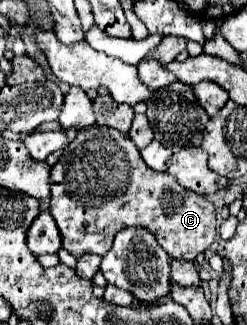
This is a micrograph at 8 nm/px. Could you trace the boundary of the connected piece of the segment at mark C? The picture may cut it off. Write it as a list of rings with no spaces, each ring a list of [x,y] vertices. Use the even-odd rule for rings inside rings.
[[[93,126],[79,130],[69,148],[61,154],[59,162],[51,168],[51,202],[49,212],[55,218],[59,232],[63,236],[63,248],[81,258],[83,254],[103,256],[111,250],[111,242],[119,230],[125,228],[145,228],[149,230],[159,246],[175,260],[195,260],[203,254],[215,240],[217,234],[217,218],[213,204],[191,190],[179,186],[171,174],[161,174],[151,170],[131,138],[119,130],[111,130],[107,126]]]

